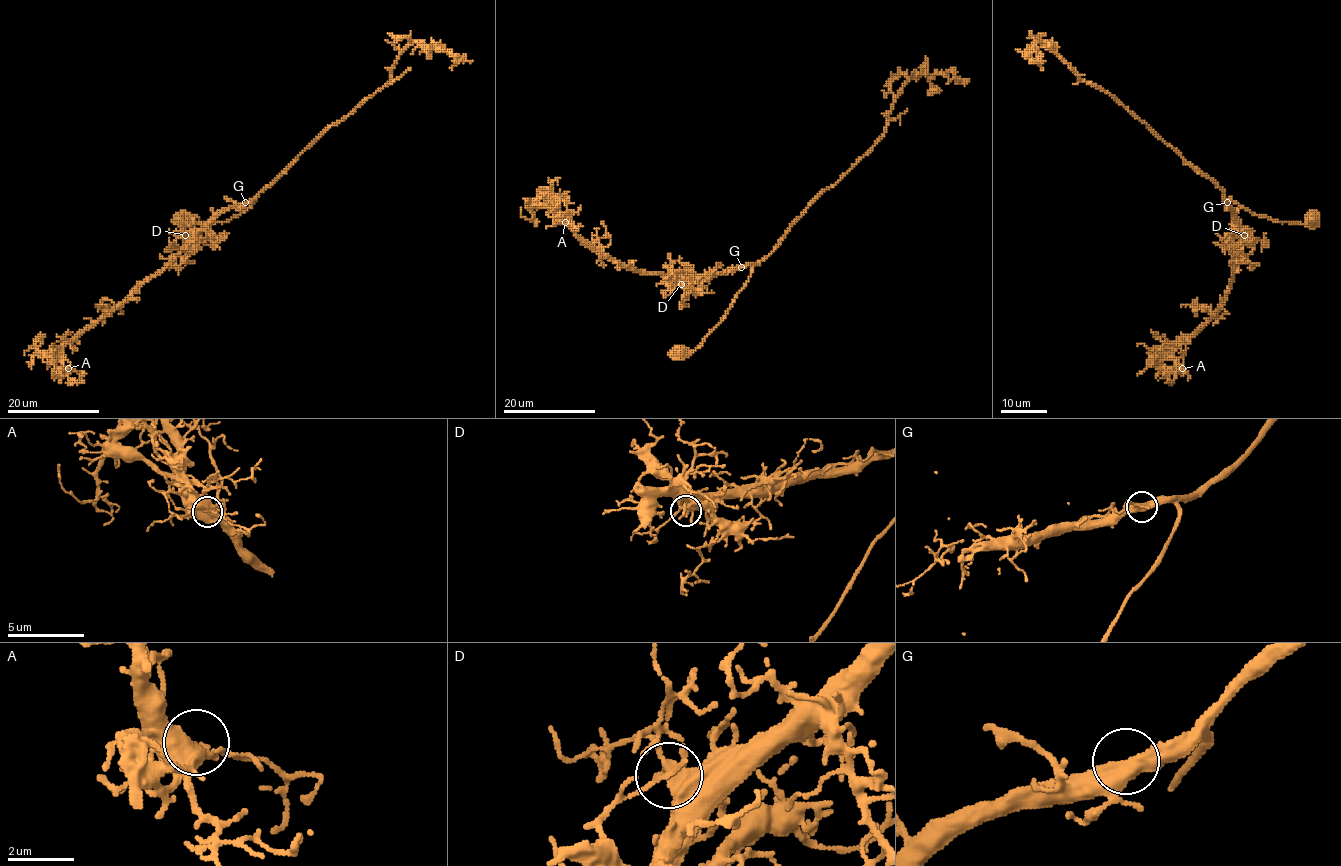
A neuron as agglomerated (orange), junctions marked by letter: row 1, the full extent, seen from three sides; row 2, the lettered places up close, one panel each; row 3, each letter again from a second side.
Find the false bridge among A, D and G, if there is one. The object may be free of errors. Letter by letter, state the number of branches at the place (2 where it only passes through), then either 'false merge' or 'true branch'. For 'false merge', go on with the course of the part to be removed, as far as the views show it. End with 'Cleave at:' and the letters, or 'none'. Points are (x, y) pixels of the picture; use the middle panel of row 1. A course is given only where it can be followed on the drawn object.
A: 3 branches meet; true branch
D: 3 branches meet; true branch
G: 3 branches meet; true branch
Cleave at: none

